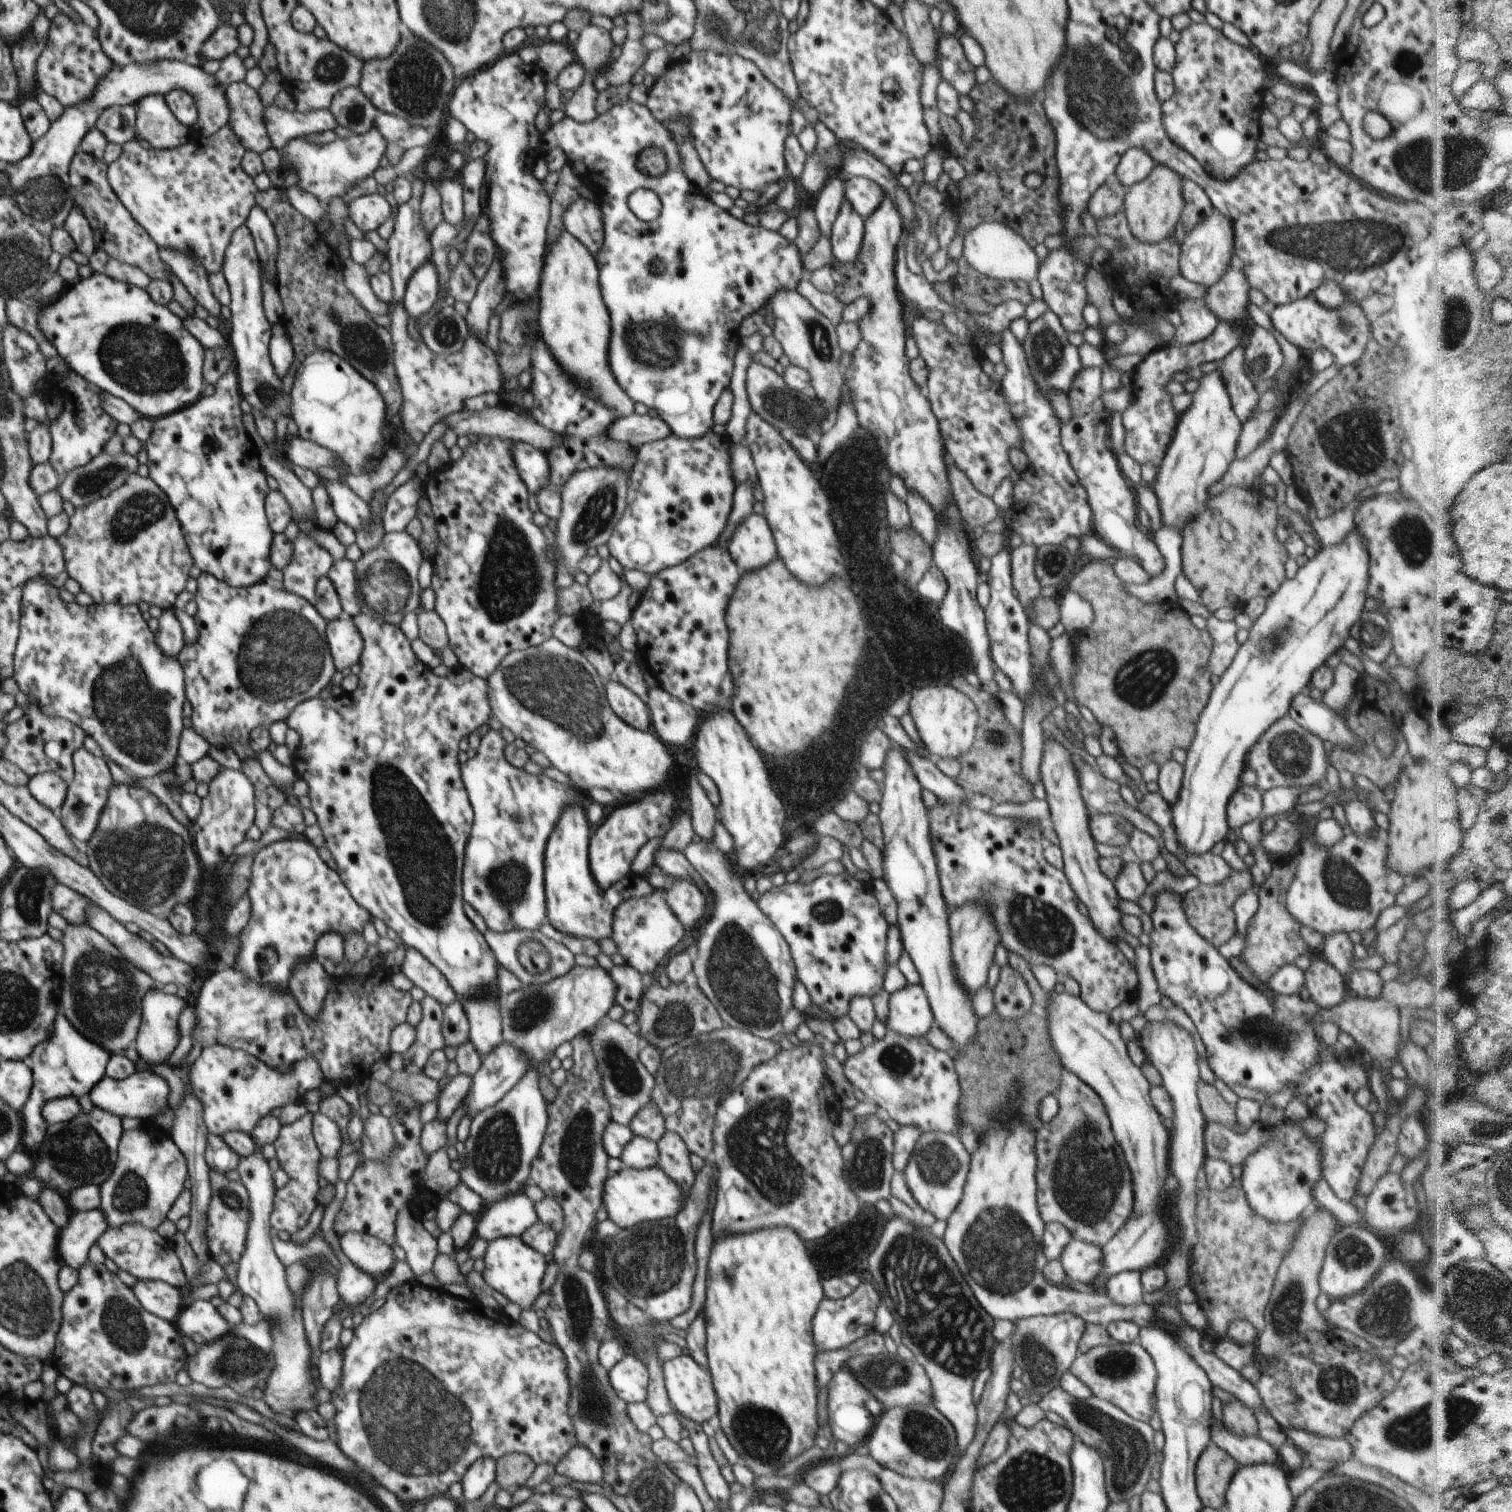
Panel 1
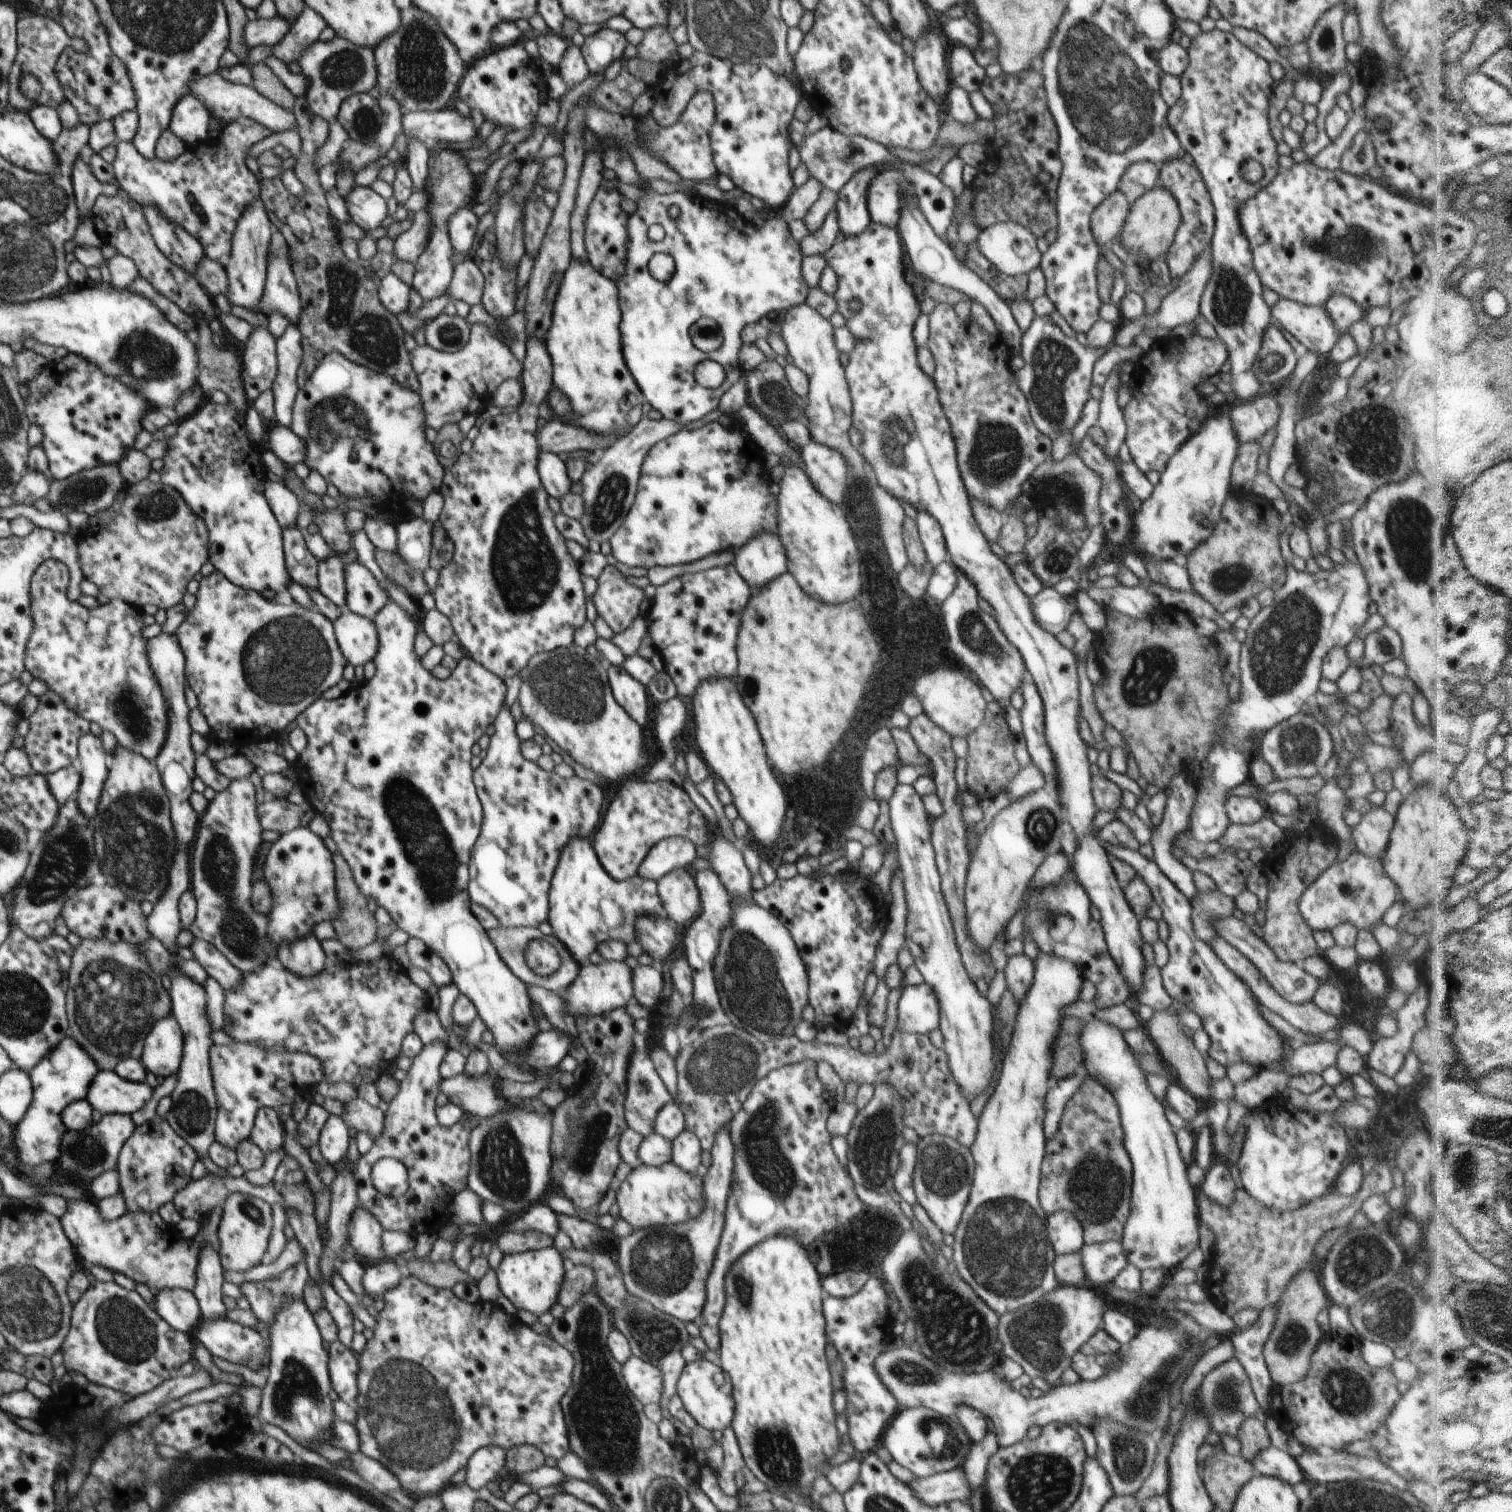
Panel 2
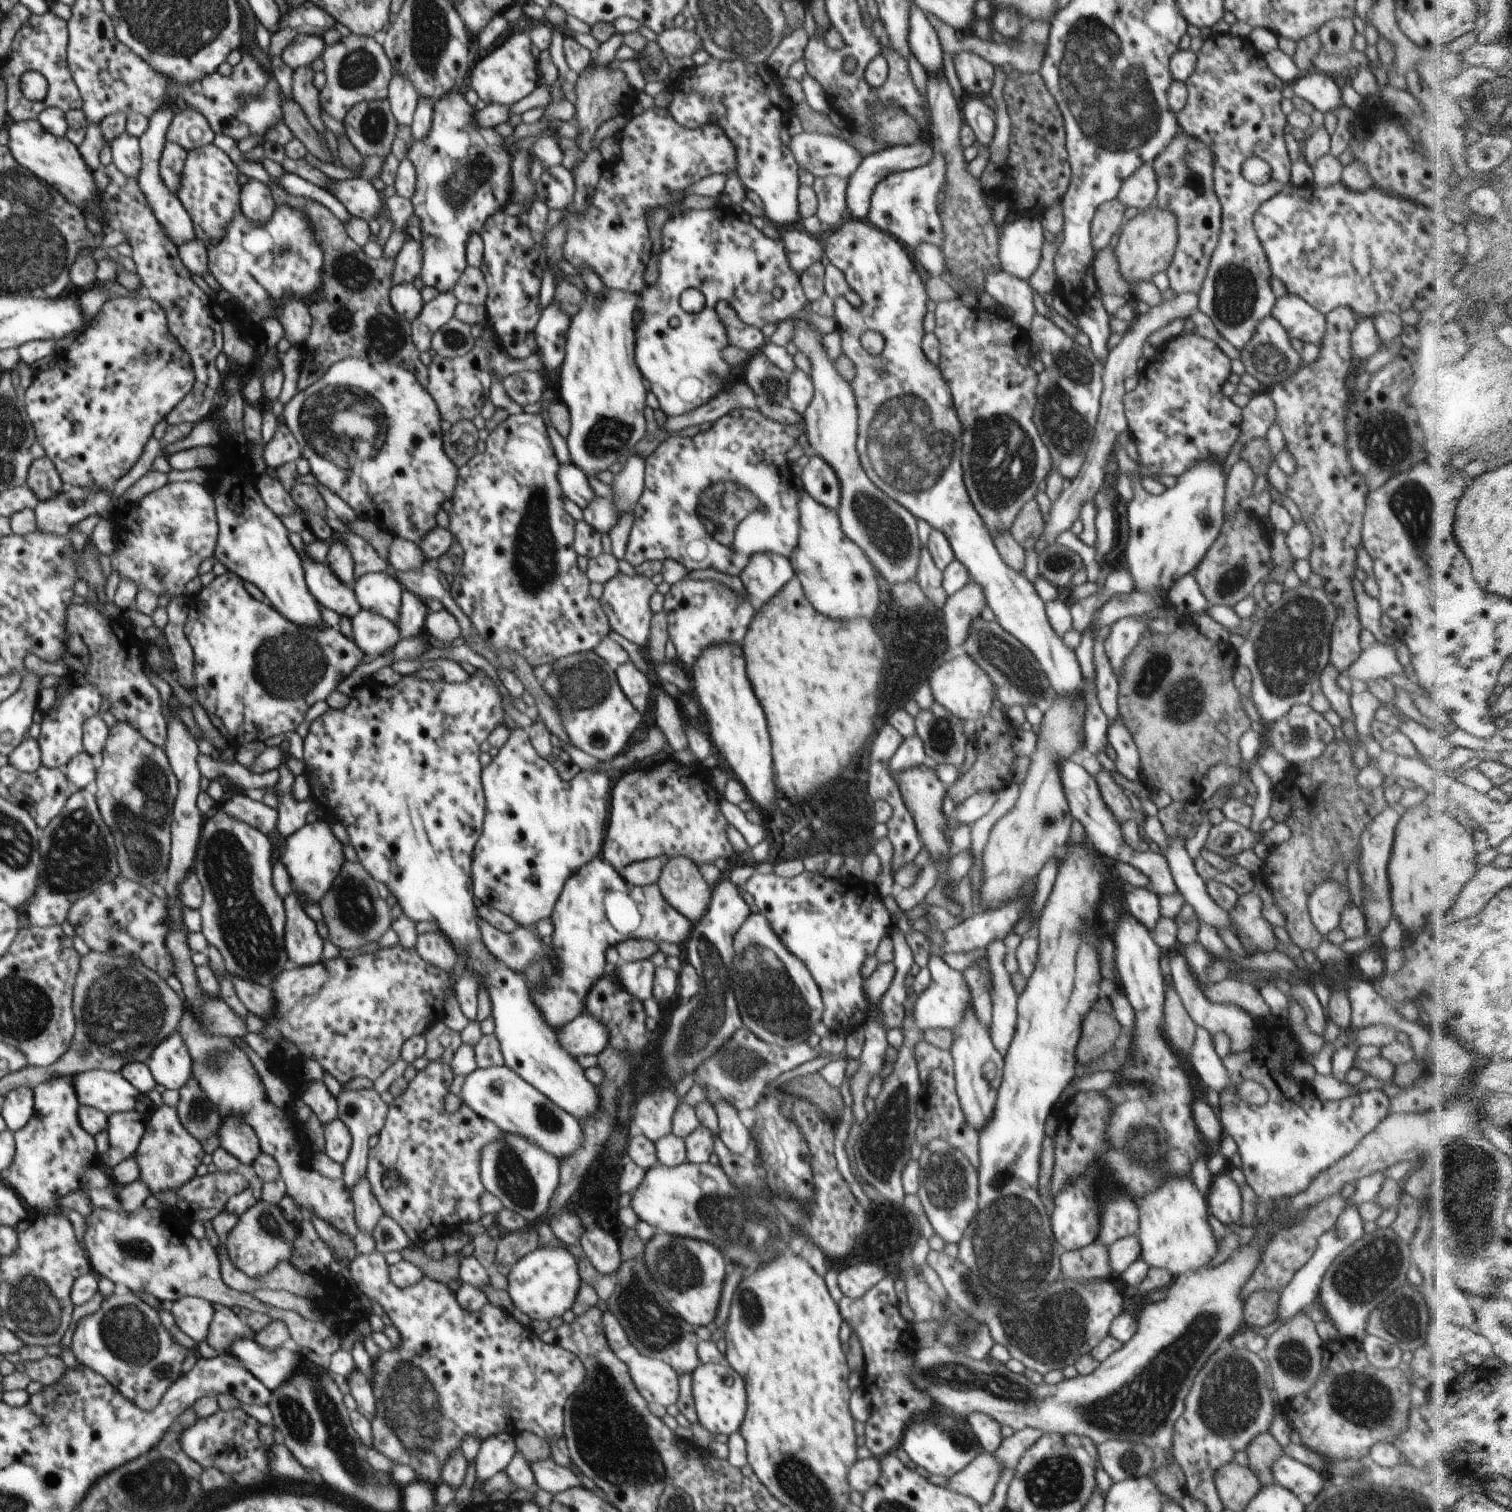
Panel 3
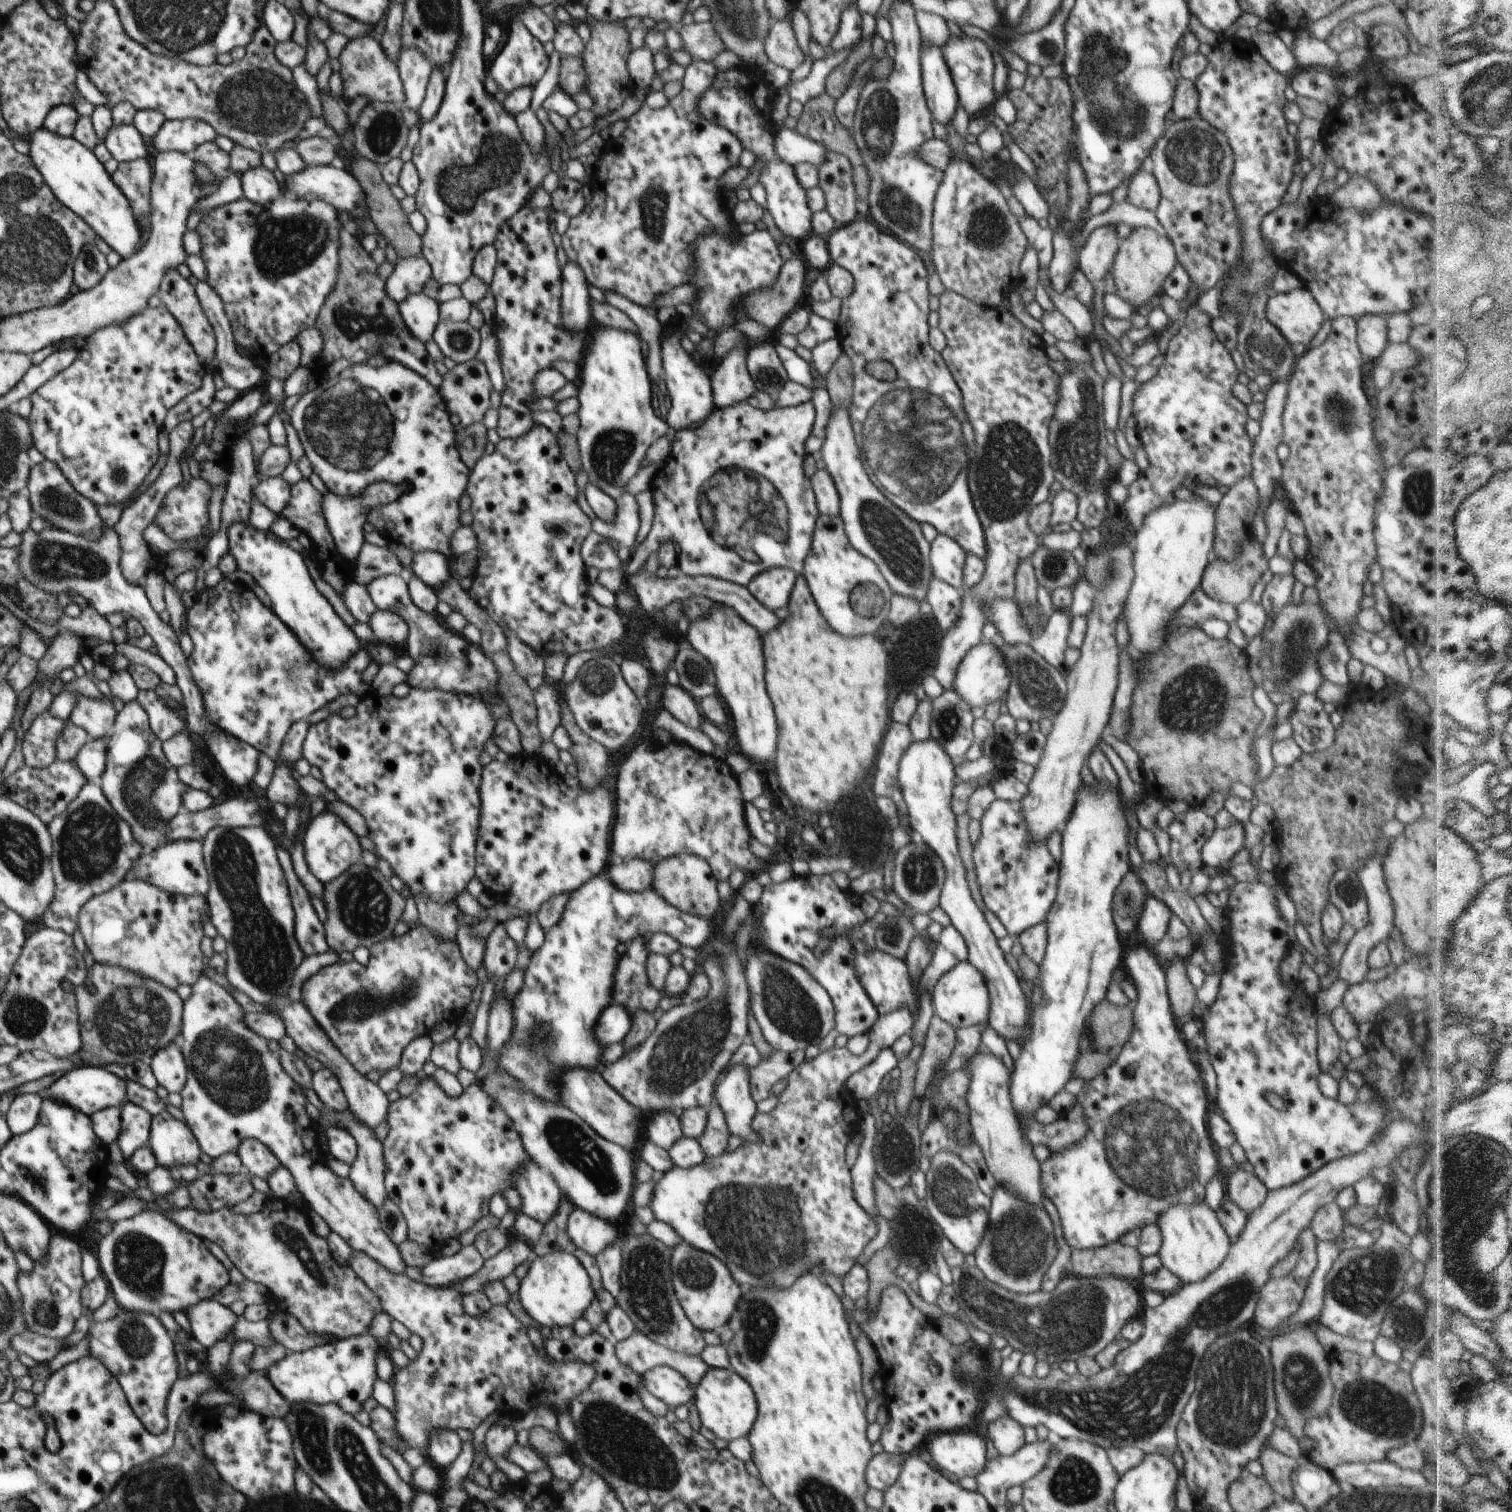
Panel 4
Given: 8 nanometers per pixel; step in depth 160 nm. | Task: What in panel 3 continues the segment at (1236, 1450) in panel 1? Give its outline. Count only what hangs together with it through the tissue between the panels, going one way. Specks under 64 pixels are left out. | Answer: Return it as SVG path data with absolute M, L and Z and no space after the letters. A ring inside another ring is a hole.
M1284 1454L1271 1466L1271 1469L1276 1484L1296 1496L1312 1494L1317 1497L1325 1486L1326 1481L1321 1472Z

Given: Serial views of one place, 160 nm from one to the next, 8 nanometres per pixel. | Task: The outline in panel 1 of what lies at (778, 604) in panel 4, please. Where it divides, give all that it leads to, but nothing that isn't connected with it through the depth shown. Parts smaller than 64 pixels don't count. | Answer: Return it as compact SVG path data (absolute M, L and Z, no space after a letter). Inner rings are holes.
M758 509L738 526L728 552L742 573L766 567L779 558L772 529Z

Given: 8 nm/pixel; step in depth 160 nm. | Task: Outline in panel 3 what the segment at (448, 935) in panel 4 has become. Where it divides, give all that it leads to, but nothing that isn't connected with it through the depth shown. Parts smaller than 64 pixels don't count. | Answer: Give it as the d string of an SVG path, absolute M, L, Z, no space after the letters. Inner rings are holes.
M442 931L419 934L415 947L418 954L436 968L450 971L458 962L456 949Z

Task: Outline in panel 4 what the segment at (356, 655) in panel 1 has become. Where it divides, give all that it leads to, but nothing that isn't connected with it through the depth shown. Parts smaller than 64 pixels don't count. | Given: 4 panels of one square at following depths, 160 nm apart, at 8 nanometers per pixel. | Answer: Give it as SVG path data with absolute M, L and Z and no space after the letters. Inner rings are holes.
M377 609L368 624L380 644L395 648L397 644L408 642L409 626L399 614Z

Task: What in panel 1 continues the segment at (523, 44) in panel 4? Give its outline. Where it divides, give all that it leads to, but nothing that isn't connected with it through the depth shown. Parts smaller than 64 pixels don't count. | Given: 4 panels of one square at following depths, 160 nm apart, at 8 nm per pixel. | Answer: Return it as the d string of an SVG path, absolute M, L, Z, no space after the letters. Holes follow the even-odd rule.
M518 52L503 54L492 64L481 68L473 75L457 84L455 91L451 95L447 110L451 116L457 118L466 126L467 130L476 135L476 139L485 140L490 145L486 158L486 173L484 183L488 186L488 198L482 211L486 211L491 220L491 237L495 242L496 251L503 256L503 269L506 279L506 294L513 292L515 301L512 305L520 301L531 301L538 291L541 272L547 248L547 226L551 213L551 196L549 196L540 182L533 175L533 168L538 159L536 143L542 142L539 130L535 126L535 118L540 106L540 96L536 94L536 100L532 96L532 82L534 68L532 64L527 64L520 59Z

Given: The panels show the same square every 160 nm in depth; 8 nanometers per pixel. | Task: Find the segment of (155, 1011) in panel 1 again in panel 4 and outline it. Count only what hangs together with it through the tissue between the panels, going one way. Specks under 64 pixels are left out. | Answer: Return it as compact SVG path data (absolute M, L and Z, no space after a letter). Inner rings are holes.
M175 1043L169 1044L151 1060L151 1069L158 1084L170 1092L178 1092L185 1087L187 1066L181 1051Z

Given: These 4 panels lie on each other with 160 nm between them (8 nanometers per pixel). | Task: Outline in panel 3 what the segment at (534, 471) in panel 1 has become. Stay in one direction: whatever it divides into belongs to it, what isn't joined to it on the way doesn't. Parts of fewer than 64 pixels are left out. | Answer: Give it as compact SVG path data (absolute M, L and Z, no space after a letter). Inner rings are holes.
M561 464L557 477L564 497L573 500L580 508L585 509L596 497L585 472L576 465Z

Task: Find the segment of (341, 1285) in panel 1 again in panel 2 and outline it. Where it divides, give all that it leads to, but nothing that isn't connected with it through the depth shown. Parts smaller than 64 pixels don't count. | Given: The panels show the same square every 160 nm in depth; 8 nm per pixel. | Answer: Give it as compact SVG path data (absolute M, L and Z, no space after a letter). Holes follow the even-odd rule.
M383 1259L366 1267L362 1282L368 1296L376 1299L398 1286L402 1279L402 1272L393 1259Z

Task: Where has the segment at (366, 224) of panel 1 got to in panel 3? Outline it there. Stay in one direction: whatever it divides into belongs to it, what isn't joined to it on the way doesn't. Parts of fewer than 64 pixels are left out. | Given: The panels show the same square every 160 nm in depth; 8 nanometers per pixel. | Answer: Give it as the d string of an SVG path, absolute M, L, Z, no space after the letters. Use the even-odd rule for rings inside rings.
M362 176L346 180L330 179L327 191L344 205L352 217L369 222L380 216L382 193Z

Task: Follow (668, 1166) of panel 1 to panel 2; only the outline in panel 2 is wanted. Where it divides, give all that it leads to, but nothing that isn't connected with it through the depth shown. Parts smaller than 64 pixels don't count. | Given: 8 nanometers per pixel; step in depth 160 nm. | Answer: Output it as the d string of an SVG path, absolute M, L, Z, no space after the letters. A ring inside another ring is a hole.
M688 1130L682 1131L673 1141L672 1163L677 1164L689 1173L698 1173L702 1170L700 1162L701 1147L700 1139Z

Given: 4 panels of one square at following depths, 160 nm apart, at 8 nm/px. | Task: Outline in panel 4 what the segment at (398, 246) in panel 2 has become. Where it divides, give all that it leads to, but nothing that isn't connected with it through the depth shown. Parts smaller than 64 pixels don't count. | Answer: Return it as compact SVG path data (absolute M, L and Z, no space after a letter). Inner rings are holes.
M423 256L399 258L385 281L386 294L402 302L408 295L422 293L422 286L432 276L430 263Z

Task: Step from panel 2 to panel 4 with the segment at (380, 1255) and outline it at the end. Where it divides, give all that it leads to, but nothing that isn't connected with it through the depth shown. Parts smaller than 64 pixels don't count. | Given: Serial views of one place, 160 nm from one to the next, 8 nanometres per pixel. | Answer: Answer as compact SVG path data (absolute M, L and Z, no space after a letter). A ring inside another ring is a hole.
M326 1105L321 1110L318 1126L324 1130L330 1127L342 1127L355 1138L357 1142L357 1157L351 1164L348 1177L353 1182L354 1188L378 1210L380 1205L387 1199L384 1182L386 1163L383 1155L383 1141L377 1137L375 1129L366 1126L350 1109L337 1111Z

